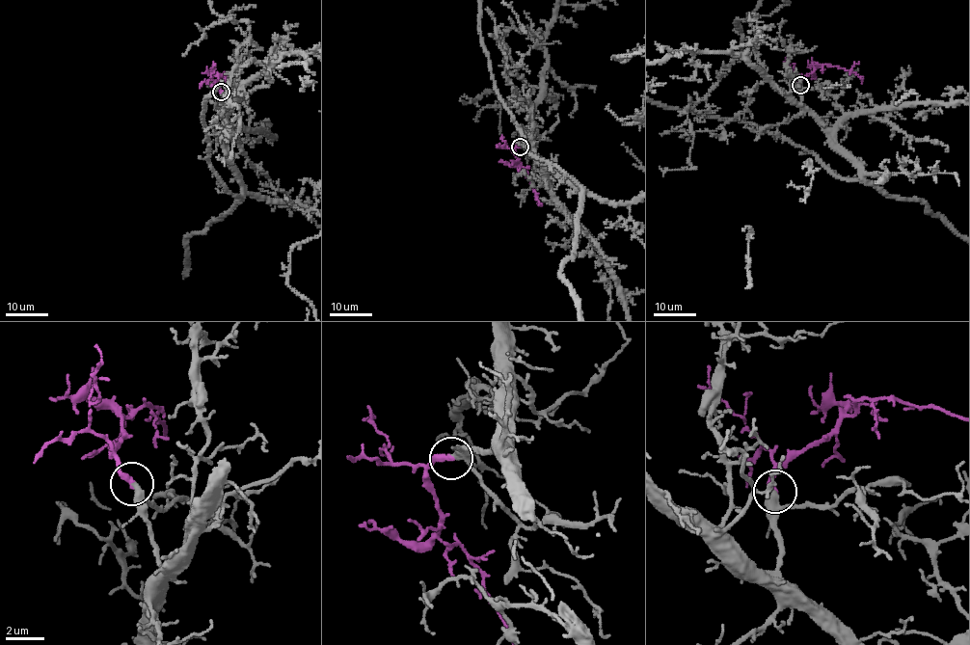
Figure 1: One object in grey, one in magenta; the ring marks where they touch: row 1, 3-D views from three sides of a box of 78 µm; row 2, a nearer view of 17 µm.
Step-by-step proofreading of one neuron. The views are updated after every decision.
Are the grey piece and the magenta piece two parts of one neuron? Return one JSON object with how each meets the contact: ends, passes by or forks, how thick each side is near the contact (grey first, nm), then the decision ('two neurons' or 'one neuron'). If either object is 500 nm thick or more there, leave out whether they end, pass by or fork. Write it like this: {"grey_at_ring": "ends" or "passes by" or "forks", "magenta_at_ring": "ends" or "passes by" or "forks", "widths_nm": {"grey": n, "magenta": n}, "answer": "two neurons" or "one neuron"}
{"grey_at_ring": "passes by", "magenta_at_ring": "ends", "widths_nm": {"grey": 320, "magenta": 320}, "answer": "one neuron"}

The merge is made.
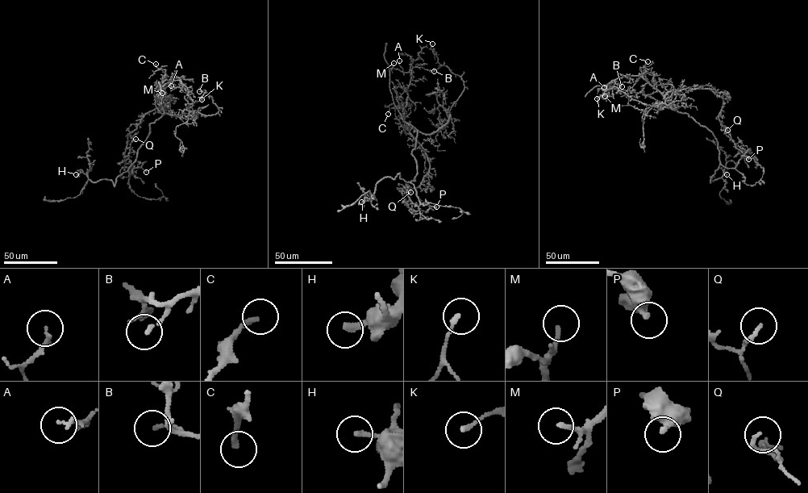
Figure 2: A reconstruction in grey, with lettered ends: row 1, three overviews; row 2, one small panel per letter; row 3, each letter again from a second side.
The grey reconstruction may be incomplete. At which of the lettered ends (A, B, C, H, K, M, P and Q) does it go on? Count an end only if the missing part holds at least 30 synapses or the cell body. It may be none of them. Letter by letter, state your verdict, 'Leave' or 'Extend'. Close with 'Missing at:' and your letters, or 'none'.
A: Leave
B: Leave
C: Extend
H: Leave
K: Leave
M: Extend
P: Leave
Q: Leave
Missing at: C, M

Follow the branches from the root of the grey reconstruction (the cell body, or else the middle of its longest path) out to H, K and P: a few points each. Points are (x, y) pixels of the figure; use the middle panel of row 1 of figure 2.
H: (416, 161), (414, 181), (405, 181), (399, 173), (393, 179), (385, 177), (376, 183), (373, 195), (361, 202)
K: (416, 161), (411, 152), (417, 131), (431, 134), (443, 126), (464, 89), (461, 77), (438, 62), (432, 43)
P: (416, 161), (418, 173), (411, 182), (417, 195), (421, 202), (436, 206)

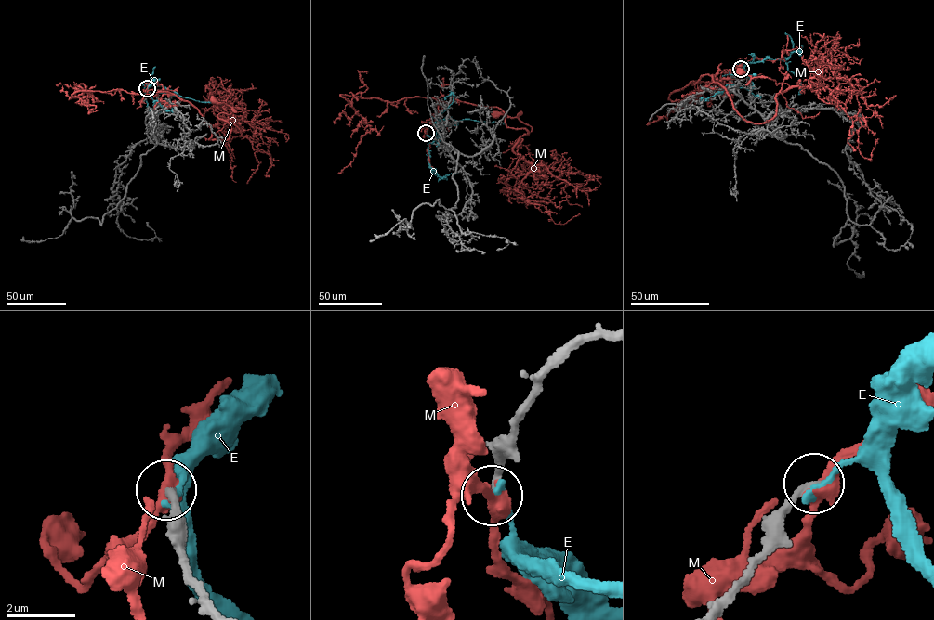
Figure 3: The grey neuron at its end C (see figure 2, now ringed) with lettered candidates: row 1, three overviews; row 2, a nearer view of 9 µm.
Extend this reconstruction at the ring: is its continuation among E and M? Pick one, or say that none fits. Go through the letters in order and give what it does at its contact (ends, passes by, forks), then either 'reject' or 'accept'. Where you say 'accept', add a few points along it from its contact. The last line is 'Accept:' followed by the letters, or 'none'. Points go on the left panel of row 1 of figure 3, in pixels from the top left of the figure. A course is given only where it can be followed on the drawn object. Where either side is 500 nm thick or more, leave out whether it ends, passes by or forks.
E: it ends | reject
M: it passes by | reject
Accept: none

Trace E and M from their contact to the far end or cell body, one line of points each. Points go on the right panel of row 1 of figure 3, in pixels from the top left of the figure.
E: (741, 69), (748, 63), (738, 62), (741, 71), (736, 75), (747, 77), (756, 73)
M: (741, 69), (733, 77), (717, 72), (713, 80), (746, 121), (769, 120), (775, 96), (789, 86), (742, 73)

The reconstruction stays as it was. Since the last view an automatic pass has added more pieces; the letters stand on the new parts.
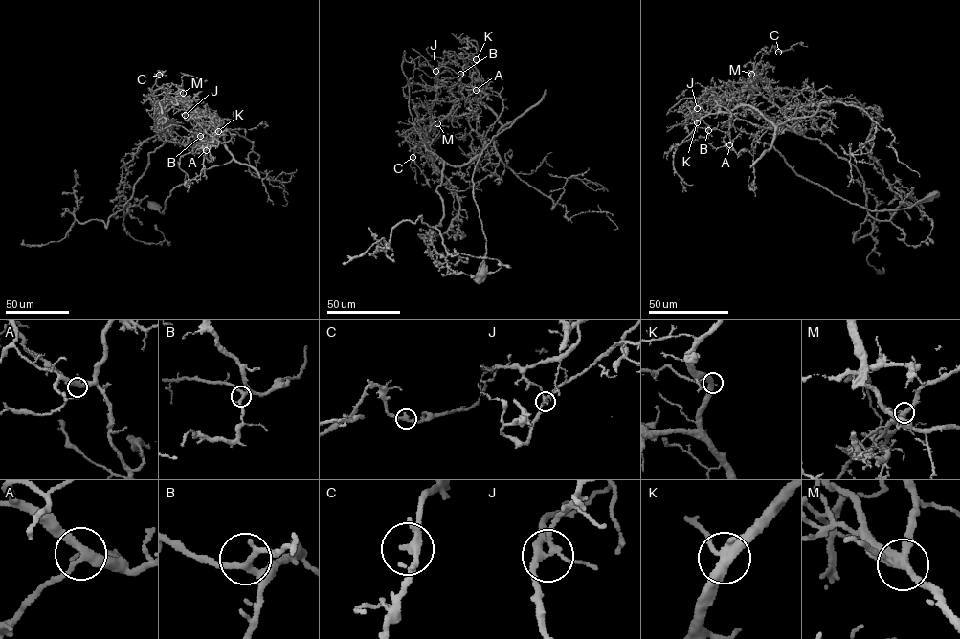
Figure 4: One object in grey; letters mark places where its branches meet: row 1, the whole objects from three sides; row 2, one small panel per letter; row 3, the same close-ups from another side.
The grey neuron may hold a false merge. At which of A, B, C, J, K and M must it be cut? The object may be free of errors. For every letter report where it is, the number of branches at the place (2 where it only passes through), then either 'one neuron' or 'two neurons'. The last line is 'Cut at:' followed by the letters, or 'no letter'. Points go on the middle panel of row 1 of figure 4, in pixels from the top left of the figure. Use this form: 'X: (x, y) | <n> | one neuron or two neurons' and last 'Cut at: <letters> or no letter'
A: (476, 90) | 4 | one neuron
B: (460, 74) | 4 | one neuron
C: (413, 157) | 4 | one neuron
J: (435, 71) | 4 | two neurons
K: (476, 59) | 4 | one neuron
M: (437, 123) | 4 | one neuron
Cut at: J

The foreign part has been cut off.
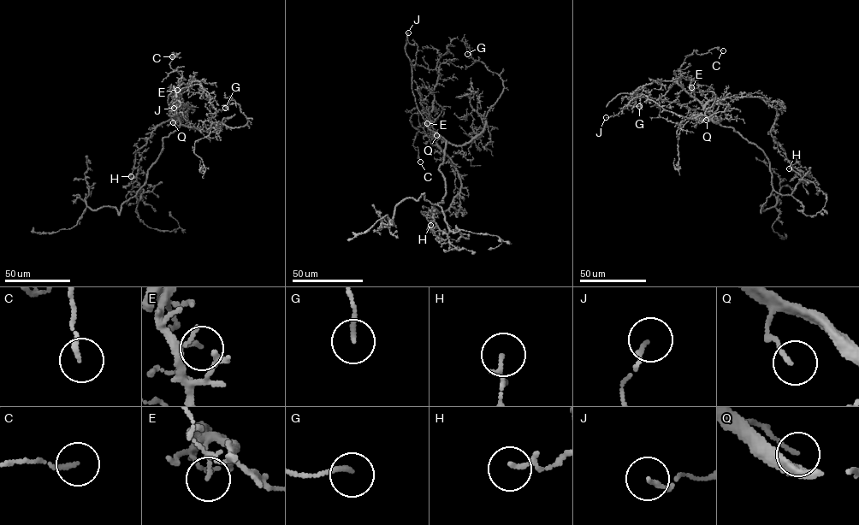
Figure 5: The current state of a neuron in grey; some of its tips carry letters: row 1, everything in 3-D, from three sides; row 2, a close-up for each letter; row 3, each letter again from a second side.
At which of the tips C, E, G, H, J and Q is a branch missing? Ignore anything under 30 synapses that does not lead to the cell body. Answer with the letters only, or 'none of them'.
J

